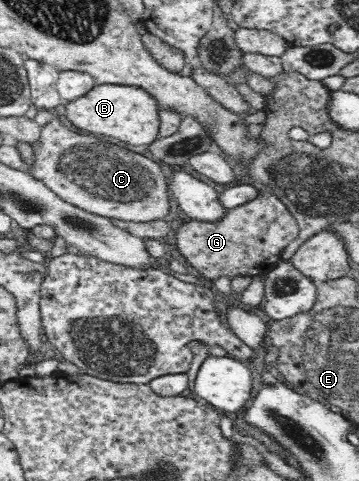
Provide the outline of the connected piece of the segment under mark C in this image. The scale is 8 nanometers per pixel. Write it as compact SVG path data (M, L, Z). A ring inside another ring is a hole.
M55 115L44 126L40 126L38 140L29 143L35 158L33 163L28 165L27 173L42 181L62 200L90 214L109 219L148 222L166 216L170 210L168 187L166 176L162 175L162 164L154 163L150 156L129 151L122 147L122 144L114 144L114 140L102 140L102 136L74 132Z

